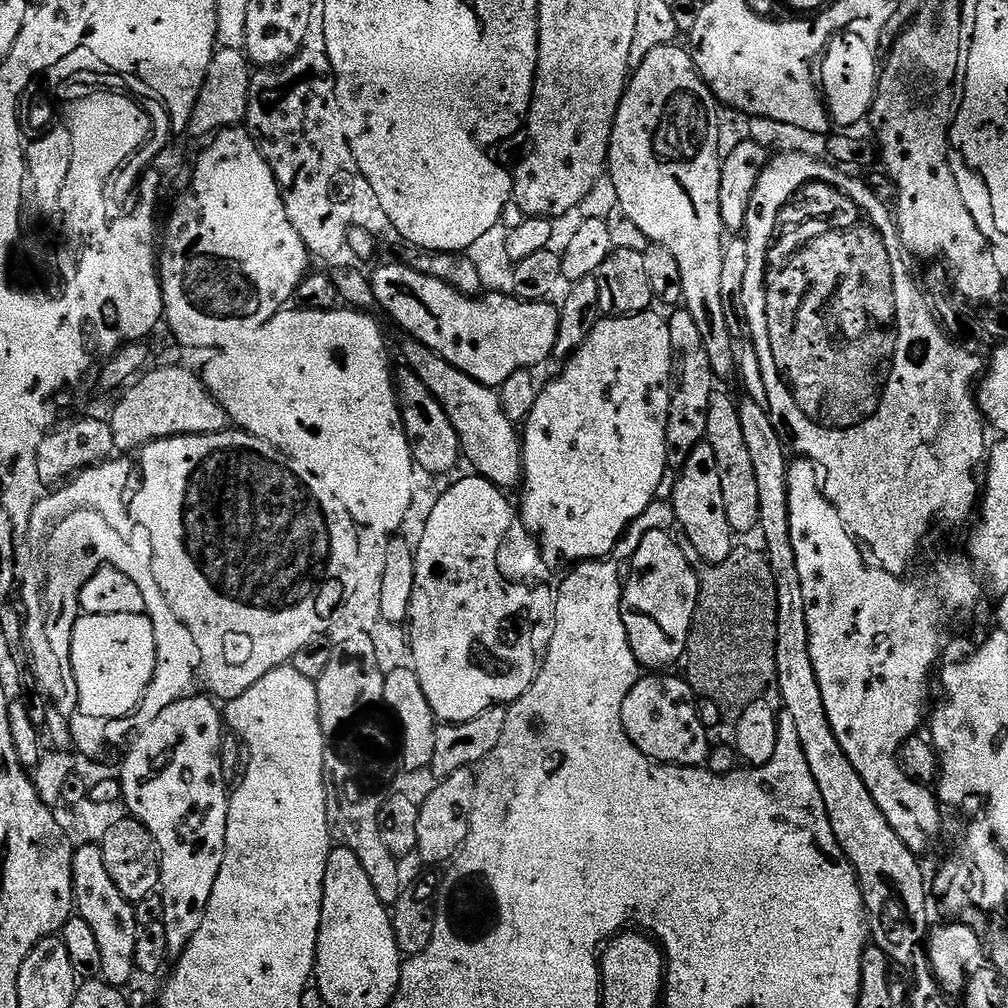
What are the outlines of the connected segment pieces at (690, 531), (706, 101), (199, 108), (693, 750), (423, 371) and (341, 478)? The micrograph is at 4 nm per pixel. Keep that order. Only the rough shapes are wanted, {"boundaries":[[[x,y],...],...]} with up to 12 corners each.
{"boundaries":[[[694,446],[670,503],[691,551],[726,562],[726,518],[714,446]],[[692,52],[635,65],[606,172],[619,211],[678,258],[717,378],[720,111]],[[220,48],[188,122],[207,141],[245,123],[253,69]],[[644,674],[626,734],[660,764],[694,768],[710,743],[687,679]],[[421,340],[404,361],[440,403],[475,475],[509,490],[524,475],[500,393]],[[289,307],[202,379],[399,533],[418,469],[372,314]]]}

